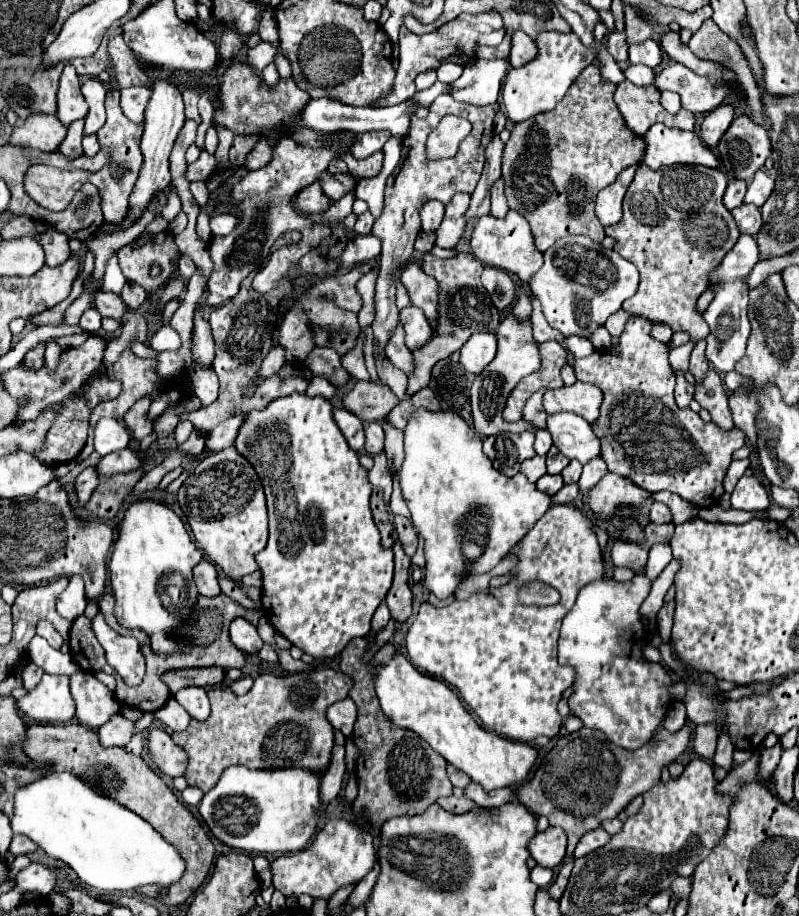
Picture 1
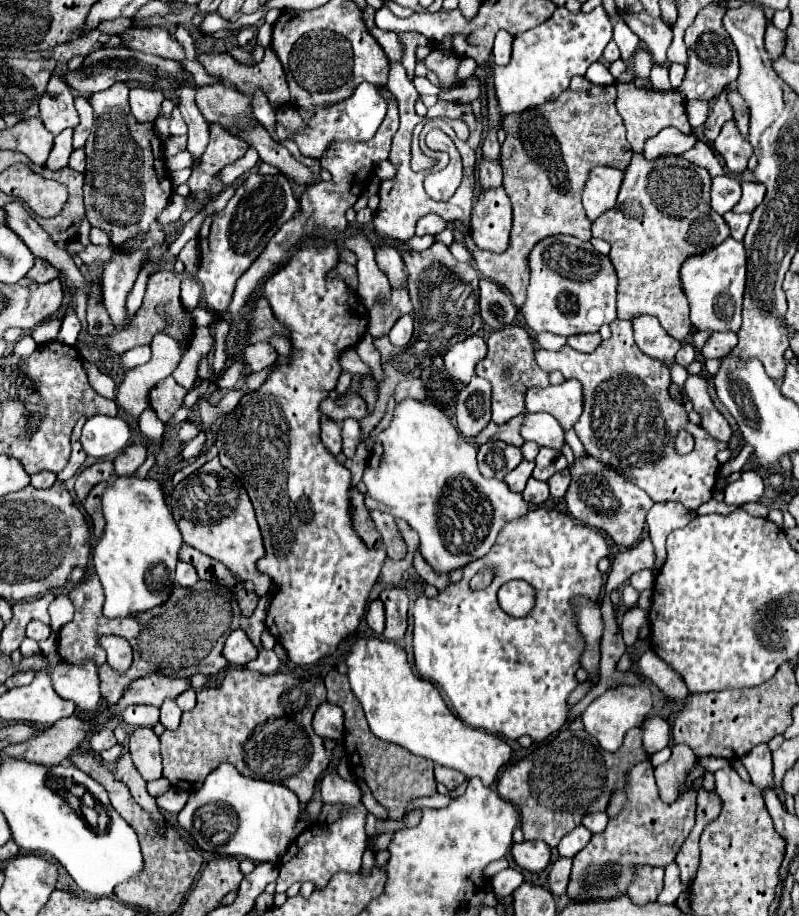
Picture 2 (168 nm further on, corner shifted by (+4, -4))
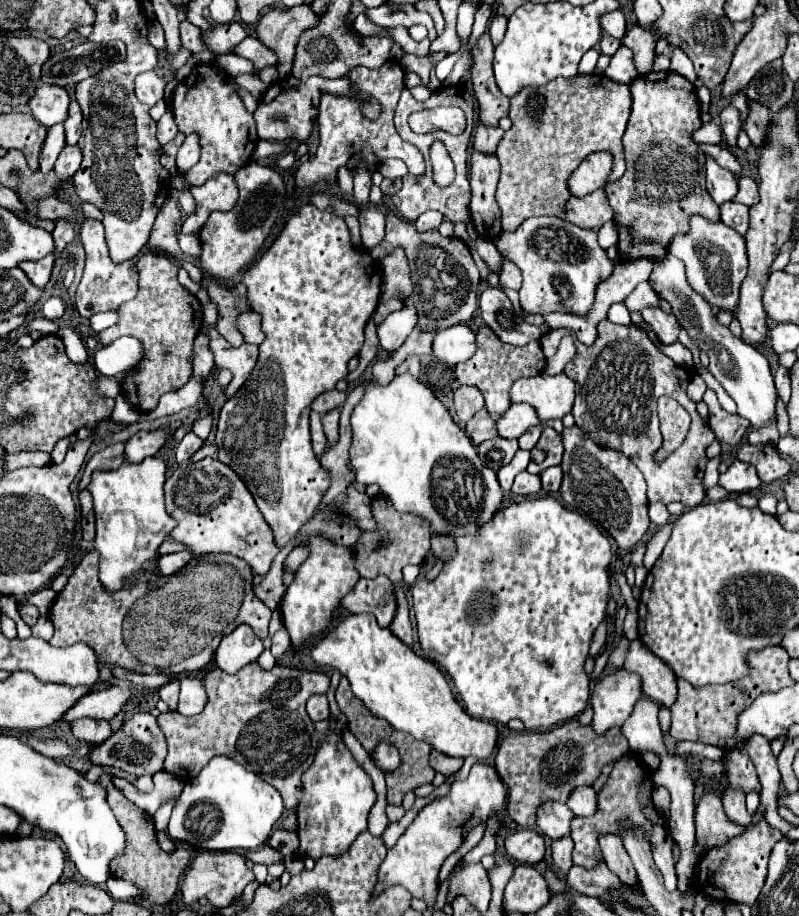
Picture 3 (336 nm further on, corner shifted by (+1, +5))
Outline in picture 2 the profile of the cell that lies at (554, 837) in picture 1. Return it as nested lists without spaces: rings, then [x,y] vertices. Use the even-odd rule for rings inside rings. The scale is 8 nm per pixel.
[[[526,840],[512,846],[514,862],[528,872],[542,872],[550,864],[550,848],[540,840]]]

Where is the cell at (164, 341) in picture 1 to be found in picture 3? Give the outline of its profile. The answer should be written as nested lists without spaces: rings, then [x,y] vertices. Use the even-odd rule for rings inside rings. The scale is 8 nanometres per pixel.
[[[119,337],[111,345],[99,347],[97,353],[93,355],[93,365],[101,375],[115,377],[127,369],[131,369],[137,361],[143,347],[137,339],[133,337]]]

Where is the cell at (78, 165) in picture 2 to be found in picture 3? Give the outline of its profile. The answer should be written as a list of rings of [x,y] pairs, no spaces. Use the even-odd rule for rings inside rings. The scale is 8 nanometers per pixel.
[[[73,145],[73,147],[63,147],[63,151],[59,153],[57,157],[57,163],[53,167],[55,175],[59,175],[63,181],[67,177],[71,177],[77,169],[79,169],[79,163],[81,163],[81,155],[79,155],[79,147]]]

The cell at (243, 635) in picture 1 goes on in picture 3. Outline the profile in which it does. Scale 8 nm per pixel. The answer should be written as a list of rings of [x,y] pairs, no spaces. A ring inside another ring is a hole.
[[[239,625],[233,633],[221,639],[215,651],[215,663],[221,671],[235,675],[241,667],[255,661],[263,653],[263,641],[249,625]]]

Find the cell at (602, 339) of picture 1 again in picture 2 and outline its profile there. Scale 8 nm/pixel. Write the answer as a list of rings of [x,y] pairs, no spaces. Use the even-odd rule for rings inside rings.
[[[582,334],[568,338],[568,346],[572,346],[578,352],[592,352],[600,346],[600,342],[602,342],[600,334]]]

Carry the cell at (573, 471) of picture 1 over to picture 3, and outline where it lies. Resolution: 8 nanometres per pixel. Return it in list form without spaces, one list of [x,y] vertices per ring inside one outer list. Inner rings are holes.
[[[557,465],[557,467],[549,467],[549,469],[545,469],[539,477],[541,477],[541,487],[545,489],[545,491],[549,491],[549,493],[557,493],[559,491],[559,487],[561,487],[561,467]]]

